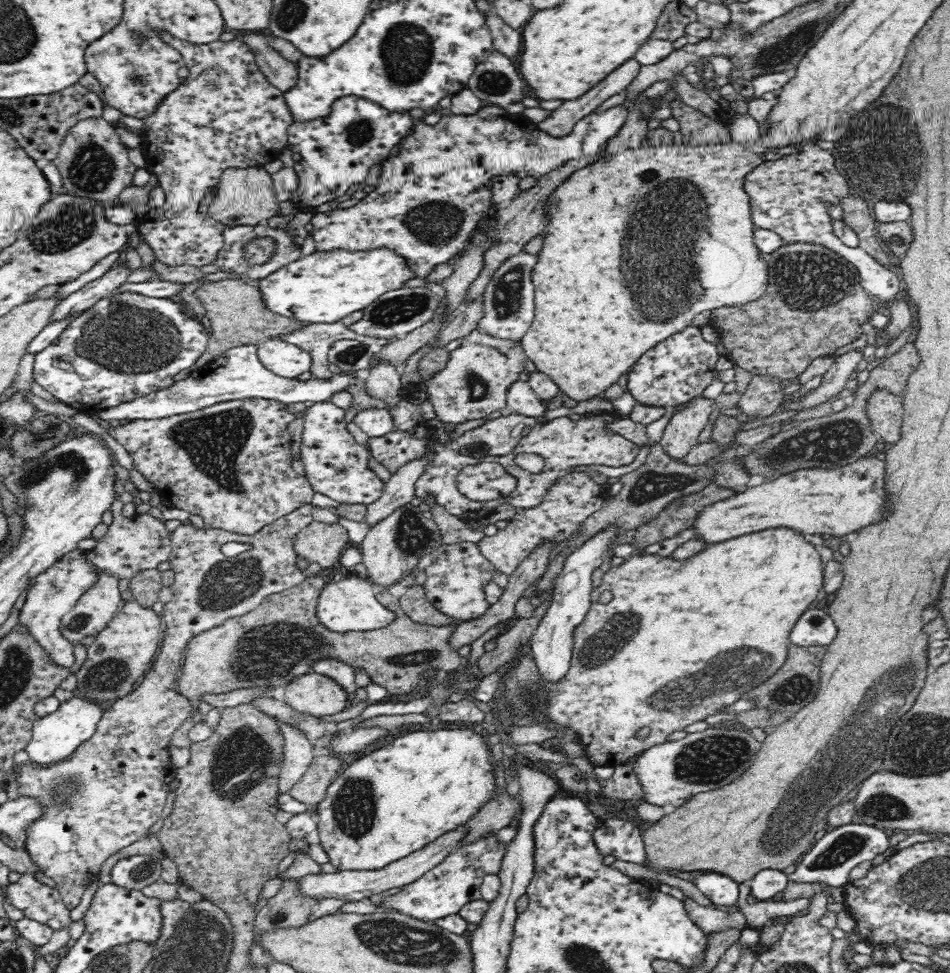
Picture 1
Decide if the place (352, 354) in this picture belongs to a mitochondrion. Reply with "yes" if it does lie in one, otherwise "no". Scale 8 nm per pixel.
yes

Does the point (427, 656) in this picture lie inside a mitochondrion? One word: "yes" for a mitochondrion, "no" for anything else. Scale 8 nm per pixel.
yes

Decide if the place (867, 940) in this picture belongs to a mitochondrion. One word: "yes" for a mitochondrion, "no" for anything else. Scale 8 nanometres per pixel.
no

